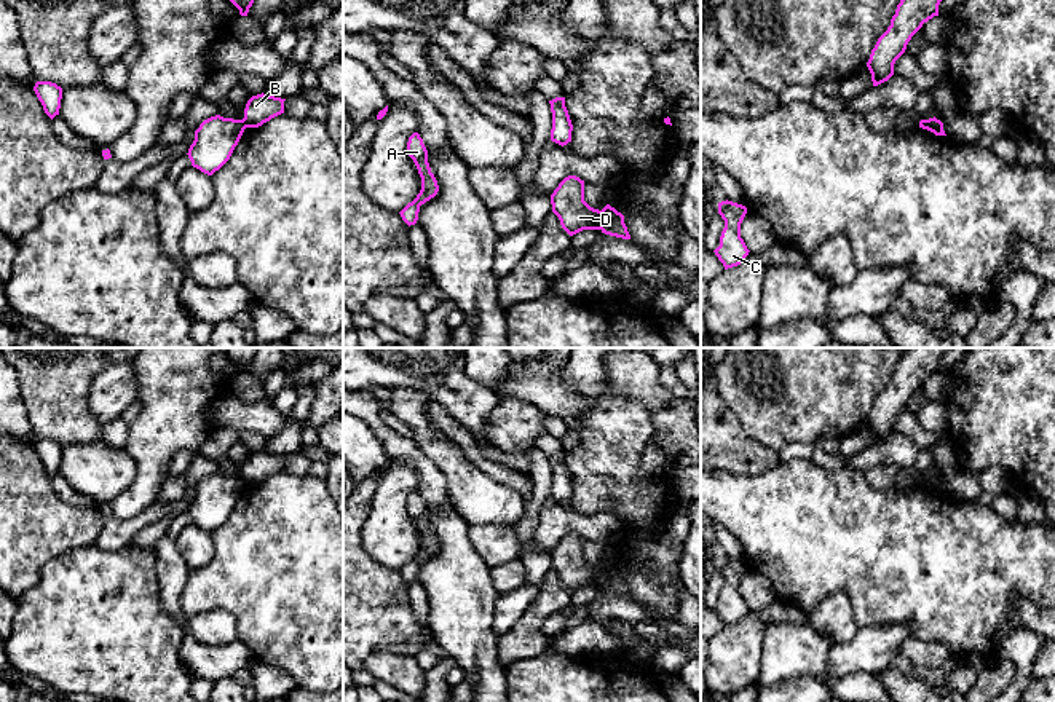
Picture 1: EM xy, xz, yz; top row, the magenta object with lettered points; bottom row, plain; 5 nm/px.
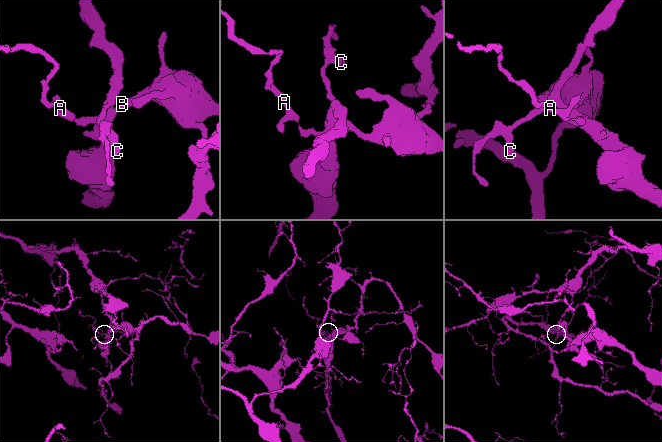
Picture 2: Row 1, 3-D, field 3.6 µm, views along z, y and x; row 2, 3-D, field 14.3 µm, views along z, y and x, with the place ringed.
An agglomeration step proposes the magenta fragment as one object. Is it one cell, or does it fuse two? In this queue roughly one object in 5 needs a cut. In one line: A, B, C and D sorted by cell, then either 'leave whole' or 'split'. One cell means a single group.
A C D / B | split

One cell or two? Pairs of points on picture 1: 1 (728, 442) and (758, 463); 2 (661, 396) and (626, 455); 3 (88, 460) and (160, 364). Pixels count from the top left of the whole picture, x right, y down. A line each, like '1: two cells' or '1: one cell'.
1: one cell
2: two cells
3: two cells

